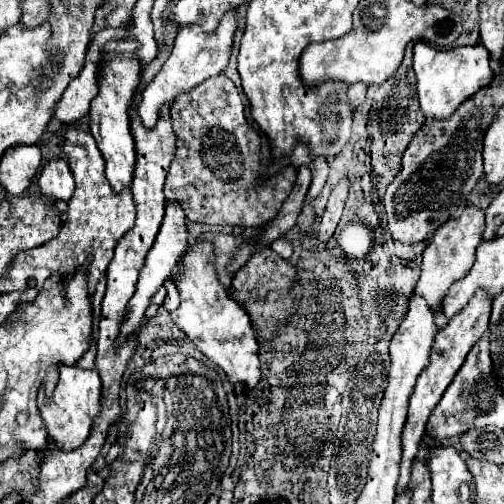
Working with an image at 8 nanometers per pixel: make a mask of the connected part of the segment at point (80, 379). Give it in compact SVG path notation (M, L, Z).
M62 364L54 396L46 398L44 394L40 394L38 400L42 404L42 422L44 422L44 428L48 430L48 436L64 450L78 448L80 442L88 438L96 414L100 414L100 402L102 402L100 374L98 370L84 370L78 364L74 366Z

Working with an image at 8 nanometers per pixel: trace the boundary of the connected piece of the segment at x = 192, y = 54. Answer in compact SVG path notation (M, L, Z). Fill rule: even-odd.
M228 12L220 20L218 30L214 30L212 34L204 34L200 30L200 26L186 26L178 32L168 60L162 64L160 72L152 78L152 82L148 82L146 88L140 92L140 102L136 104L136 114L142 122L142 126L154 128L156 120L158 120L158 112L164 104L174 102L180 94L190 92L194 86L202 84L210 76L220 74L226 68L230 50L232 50L234 32L236 32L236 14L234 12Z

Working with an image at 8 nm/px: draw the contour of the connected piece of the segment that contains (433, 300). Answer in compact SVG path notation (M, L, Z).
M470 204L462 210L458 218L448 218L448 222L444 222L444 226L440 226L440 230L436 230L436 234L432 234L432 238L428 240L428 246L424 250L424 260L422 260L422 274L414 294L424 296L426 302L436 310L438 328L446 326L446 318L440 310L440 302L444 294L448 294L452 282L464 278L464 274L468 274L468 270L472 268L474 252L482 242L482 232L484 232L484 210Z

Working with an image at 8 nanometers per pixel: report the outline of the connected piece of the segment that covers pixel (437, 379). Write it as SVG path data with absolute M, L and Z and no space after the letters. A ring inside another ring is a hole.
M478 290L476 296L470 300L470 304L460 312L456 314L456 318L452 318L448 322L446 328L438 330L436 334L436 340L432 344L432 354L430 354L430 364L422 370L422 374L418 376L418 382L416 382L416 388L410 396L410 410L408 410L408 420L404 424L404 430L402 430L402 460L400 460L400 478L398 478L398 484L396 484L396 494L404 494L404 490L408 488L408 482L410 482L410 470L412 470L412 462L418 454L418 446L420 446L420 440L424 436L424 428L426 428L426 422L432 414L432 410L436 408L436 402L440 402L446 386L452 382L456 370L462 366L468 350L472 348L472 344L486 332L488 328L488 318L490 318L490 302L486 300L484 292Z

